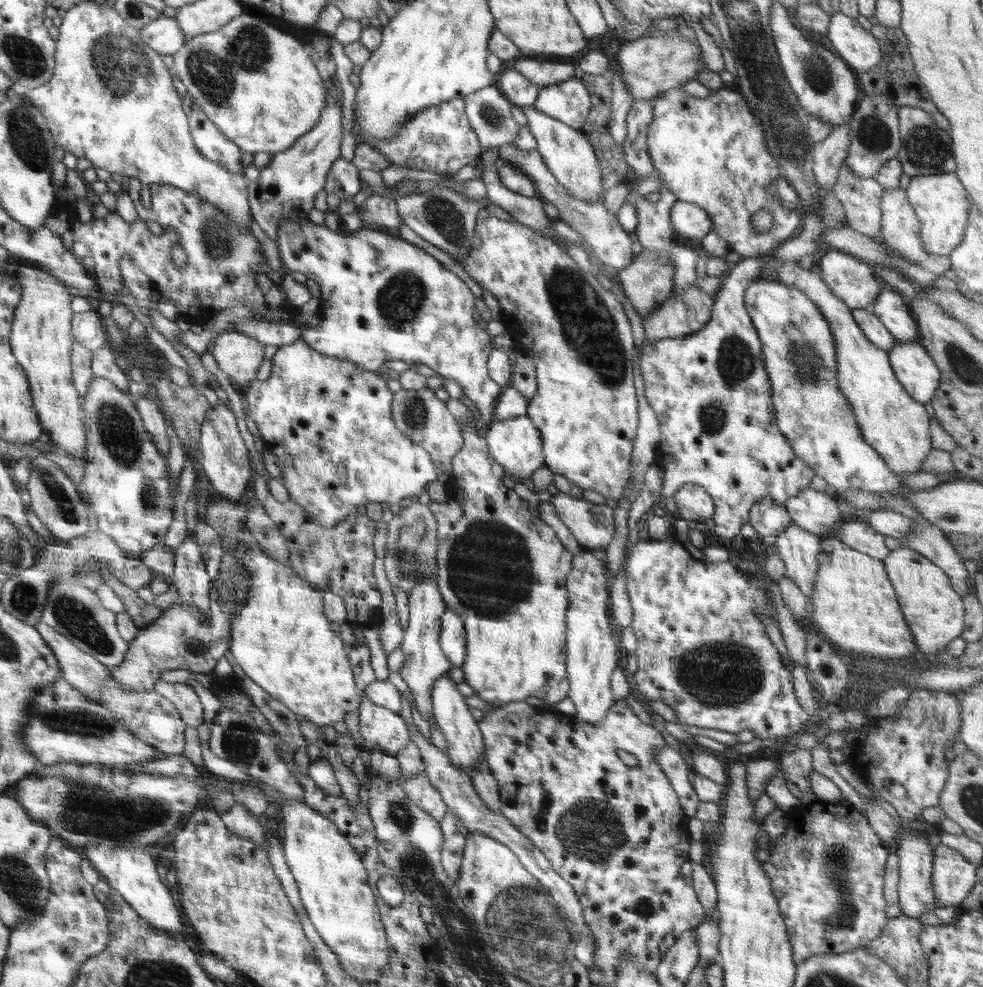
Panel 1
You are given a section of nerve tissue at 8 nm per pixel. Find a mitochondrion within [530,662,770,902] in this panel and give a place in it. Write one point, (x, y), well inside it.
(590, 835)

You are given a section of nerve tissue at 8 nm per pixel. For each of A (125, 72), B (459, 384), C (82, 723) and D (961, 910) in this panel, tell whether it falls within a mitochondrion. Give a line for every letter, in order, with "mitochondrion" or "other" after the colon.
A: mitochondrion
B: other
C: mitochondrion
D: other

